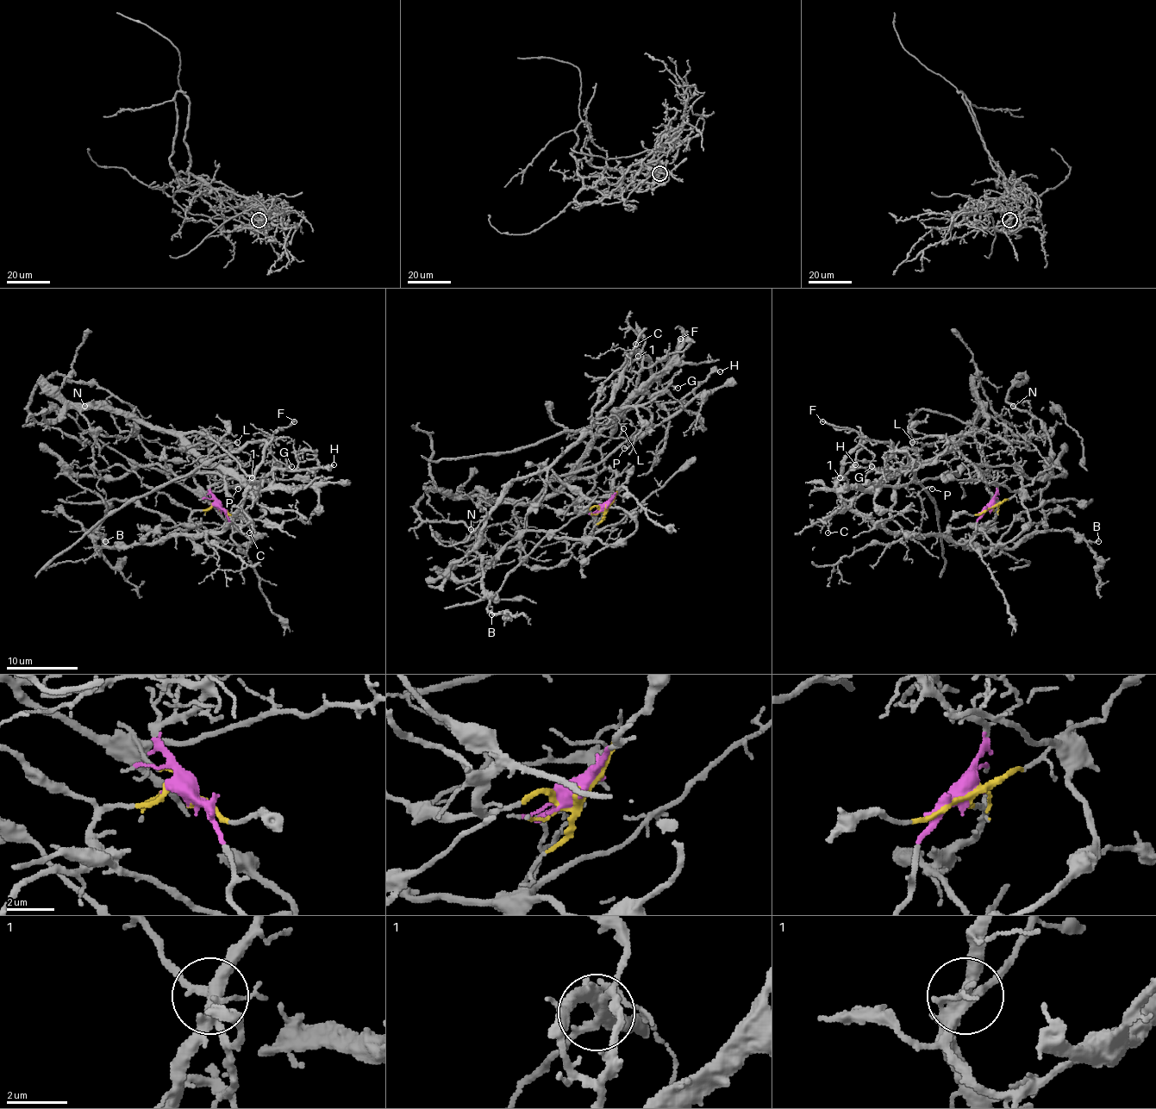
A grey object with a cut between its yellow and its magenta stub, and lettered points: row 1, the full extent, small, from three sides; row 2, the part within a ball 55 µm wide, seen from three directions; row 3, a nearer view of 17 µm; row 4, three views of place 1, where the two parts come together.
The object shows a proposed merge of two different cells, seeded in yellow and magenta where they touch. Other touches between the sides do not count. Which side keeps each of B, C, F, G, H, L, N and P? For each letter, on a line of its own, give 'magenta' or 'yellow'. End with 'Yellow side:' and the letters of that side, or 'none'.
B: yellow
C: yellow
F: yellow
G: yellow
H: magenta
L: magenta
N: magenta
P: yellow
Yellow side: B, C, F, G, P

